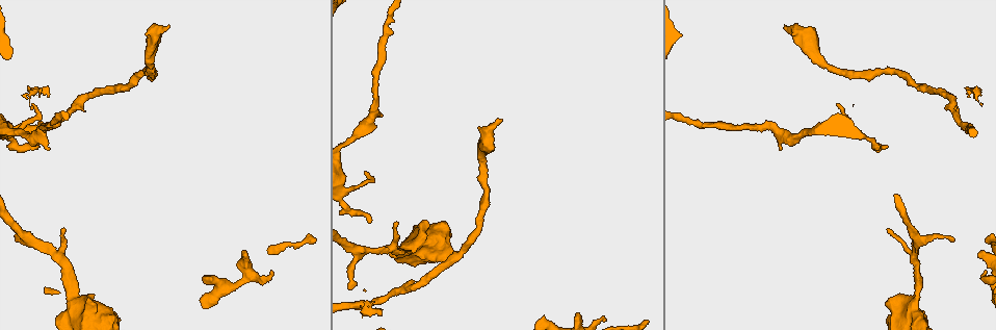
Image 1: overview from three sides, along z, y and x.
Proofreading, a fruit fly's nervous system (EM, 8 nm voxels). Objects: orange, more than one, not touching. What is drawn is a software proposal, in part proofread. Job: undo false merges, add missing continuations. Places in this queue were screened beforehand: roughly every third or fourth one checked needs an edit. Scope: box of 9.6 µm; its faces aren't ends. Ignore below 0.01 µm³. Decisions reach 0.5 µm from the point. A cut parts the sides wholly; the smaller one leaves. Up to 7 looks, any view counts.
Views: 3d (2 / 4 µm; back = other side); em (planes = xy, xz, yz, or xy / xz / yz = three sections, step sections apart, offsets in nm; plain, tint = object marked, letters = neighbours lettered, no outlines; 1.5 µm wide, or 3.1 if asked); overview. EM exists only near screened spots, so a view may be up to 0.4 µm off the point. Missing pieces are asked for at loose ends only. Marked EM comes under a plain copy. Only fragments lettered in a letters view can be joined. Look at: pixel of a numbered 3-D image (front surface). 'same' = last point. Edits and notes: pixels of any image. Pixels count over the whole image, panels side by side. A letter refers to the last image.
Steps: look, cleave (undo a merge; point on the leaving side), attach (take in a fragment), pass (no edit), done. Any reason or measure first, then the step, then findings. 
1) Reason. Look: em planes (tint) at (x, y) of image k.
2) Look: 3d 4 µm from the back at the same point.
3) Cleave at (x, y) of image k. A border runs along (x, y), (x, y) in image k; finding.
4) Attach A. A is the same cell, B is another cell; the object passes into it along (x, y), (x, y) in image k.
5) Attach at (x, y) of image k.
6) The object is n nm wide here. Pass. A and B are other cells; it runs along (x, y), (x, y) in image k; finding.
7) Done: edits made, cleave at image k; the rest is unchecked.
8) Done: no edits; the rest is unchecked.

Branch stops here. Look: 3d 4 µm at (36, 149) of image 1.

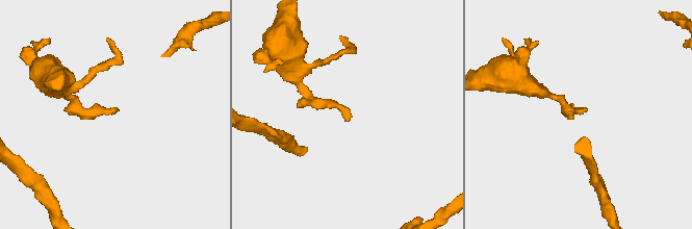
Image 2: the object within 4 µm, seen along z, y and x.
Need the tissue. Look: em xy step 8 (letters) at (116, 112) of image 2.

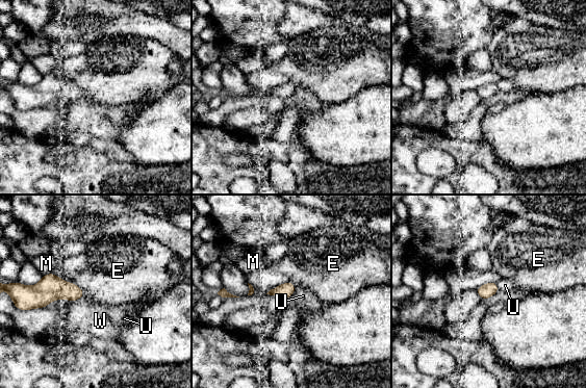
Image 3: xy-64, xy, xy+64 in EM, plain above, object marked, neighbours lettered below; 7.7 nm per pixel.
The object is 110 nm wide here. Pass. E, M, U and W are other cells; no lettered fragment goes on from it.

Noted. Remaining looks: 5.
A fork. Look: em planes (letters) at (57, 259) of image 1.

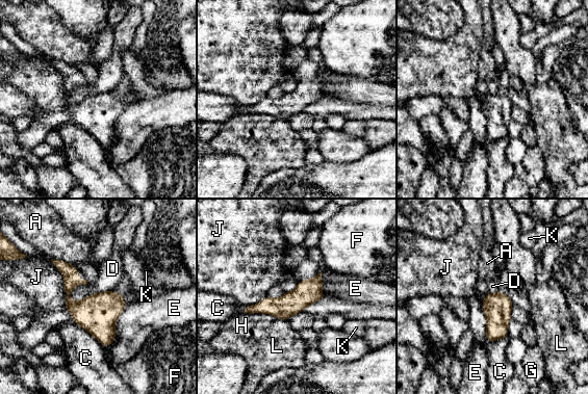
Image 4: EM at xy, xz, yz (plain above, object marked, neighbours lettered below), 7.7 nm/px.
The object is 220 nm wide here. Pass. A, C, D, E, F, G, H, J, K and L are other cells; it runs along (318, 278), (294, 303), (246, 311) in image 4; all the same neuron.

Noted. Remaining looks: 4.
Look: 3d 4 µm at (23, 133) of image 1.

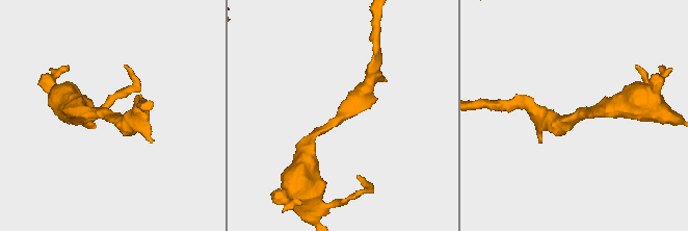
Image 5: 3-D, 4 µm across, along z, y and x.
Look: em planes (letters) at (112, 117) of image 5.

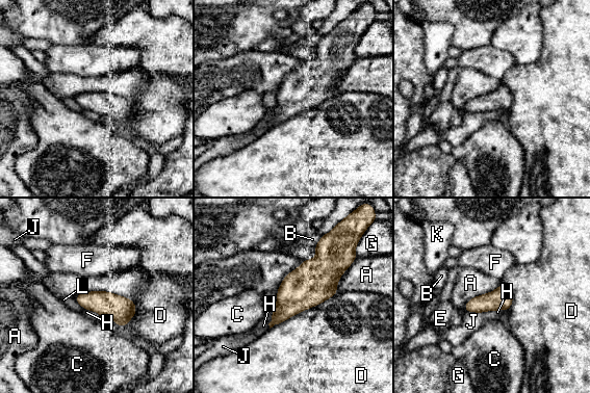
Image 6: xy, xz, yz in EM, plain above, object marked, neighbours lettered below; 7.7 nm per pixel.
The longest contact is with D, 600 nm. Pass. A, B, C, D, E, F, G, H, J, K and L are other cells; one neuron here.

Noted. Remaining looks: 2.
Done: no edits; the rest is unchecked.

